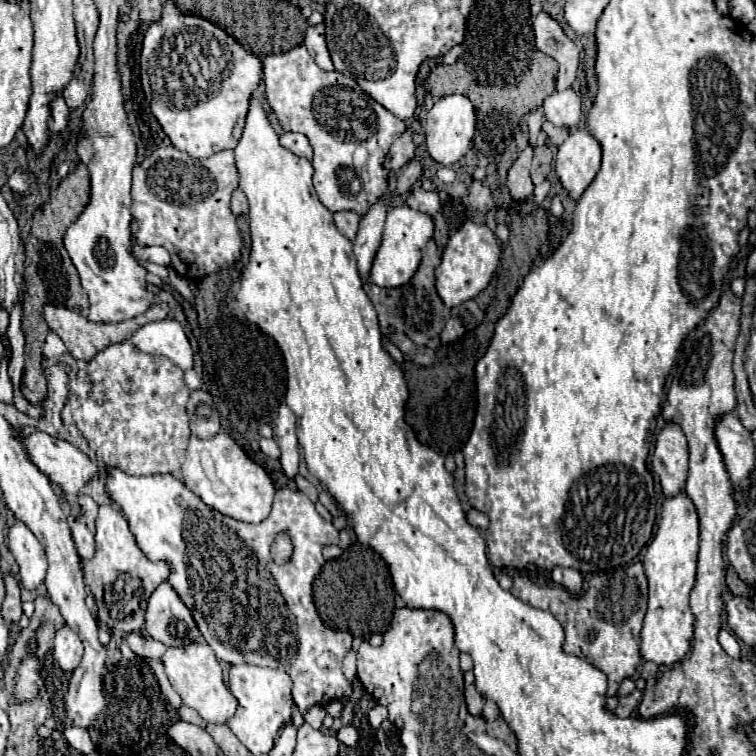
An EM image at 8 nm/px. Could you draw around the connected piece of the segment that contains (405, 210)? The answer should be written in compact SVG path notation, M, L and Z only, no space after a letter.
M405 204L391 206L391 210L387 212L383 240L381 240L381 246L379 246L377 254L375 254L373 266L371 266L369 282L377 284L377 286L385 286L385 288L403 286L405 282L409 282L411 276L415 274L417 266L419 266L421 250L425 248L425 244L427 244L427 240L431 236L433 236L433 220L431 220L429 214L411 210Z

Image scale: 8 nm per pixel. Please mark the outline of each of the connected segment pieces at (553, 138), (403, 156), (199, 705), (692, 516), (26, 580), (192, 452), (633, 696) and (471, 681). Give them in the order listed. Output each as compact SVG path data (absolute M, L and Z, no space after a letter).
M543 122L543 132L549 138L551 146L561 146L569 134L567 128L559 128L559 126L551 126L551 122Z
M415 120L407 132L389 148L387 152L387 158L383 162L383 166L389 170L389 174L395 174L401 166L405 166L405 162L409 162L413 158L413 150L415 150L415 144L411 142L411 132L413 130L421 130L421 124L419 120Z
M193 642L187 646L173 646L165 650L161 660L173 690L181 696L183 704L197 710L203 720L223 724L231 714L235 714L235 698L231 698L231 692L223 682L223 670L209 644Z
M683 494L663 504L657 534L647 546L643 568L648 580L647 614L641 630L641 656L657 666L671 666L685 658L695 632L695 616L689 608L689 592L695 586L699 550L699 524L693 502Z
M15 522L9 528L9 550L19 564L21 586L29 592L37 590L45 580L47 558L39 540L23 522Z
M219 432L207 440L193 434L189 438L189 448L181 472L185 486L193 494L197 494L207 506L225 516L249 524L259 524L271 512L275 486L269 474L259 464L249 460L227 432Z
M633 690L629 696L619 696L619 704L615 708L615 716L619 718L629 718L633 714L633 710L639 706L641 702L641 692Z
M471 670L465 672L465 702L467 702L469 714L473 714L473 716L479 716L481 714L483 696L475 688L475 676L473 676Z

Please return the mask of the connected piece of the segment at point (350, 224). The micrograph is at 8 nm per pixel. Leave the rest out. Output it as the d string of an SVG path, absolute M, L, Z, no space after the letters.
M345 210L345 212L335 212L335 214L333 214L333 220L335 220L335 226L339 228L339 232L341 232L343 236L347 236L349 240L355 238L357 226L359 226L359 220L361 220L359 214L347 212L347 210Z

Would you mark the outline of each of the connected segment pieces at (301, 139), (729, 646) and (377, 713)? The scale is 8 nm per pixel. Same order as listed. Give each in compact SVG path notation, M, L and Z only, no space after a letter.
M285 132L281 138L279 138L281 146L287 148L289 152L293 152L295 156L301 156L301 158L307 158L311 160L313 158L313 150L309 146L309 140L303 136L303 134L295 134L295 132Z
M721 629L718 634L718 641L724 650L727 650L731 656L739 658L739 642L731 632Z
M375 706L375 708L371 708L369 710L369 724L371 724L371 728L379 728L379 724L383 722L383 720L387 720L389 718L389 712L387 712L387 708L385 706Z

